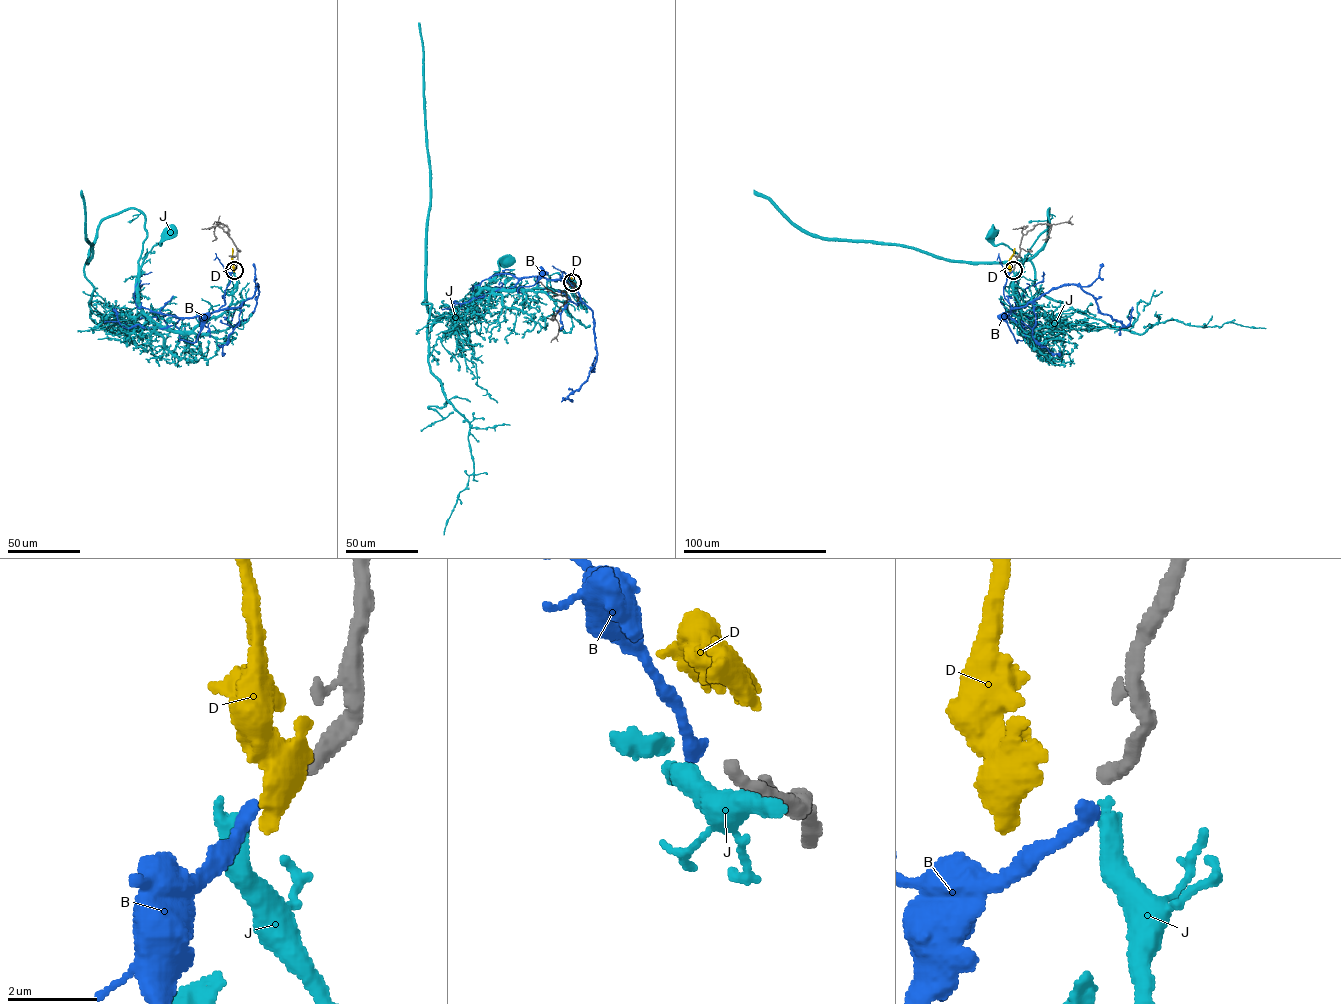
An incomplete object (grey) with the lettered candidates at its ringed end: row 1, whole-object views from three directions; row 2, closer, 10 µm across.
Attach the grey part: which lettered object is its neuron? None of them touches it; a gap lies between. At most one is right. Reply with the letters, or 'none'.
none

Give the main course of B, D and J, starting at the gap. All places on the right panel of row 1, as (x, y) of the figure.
B: (1013, 270), (1003, 289), (1004, 298), (1010, 305), (1008, 317), (1018, 324), (1022, 340), (1017, 342), (1002, 317)
D: (1011, 270), (1010, 258), (1014, 248)
J: (1013, 271), (1013, 293), (1021, 310), (1021, 331), (1016, 288), (1022, 259), (1007, 245), (995, 244), (992, 232)

